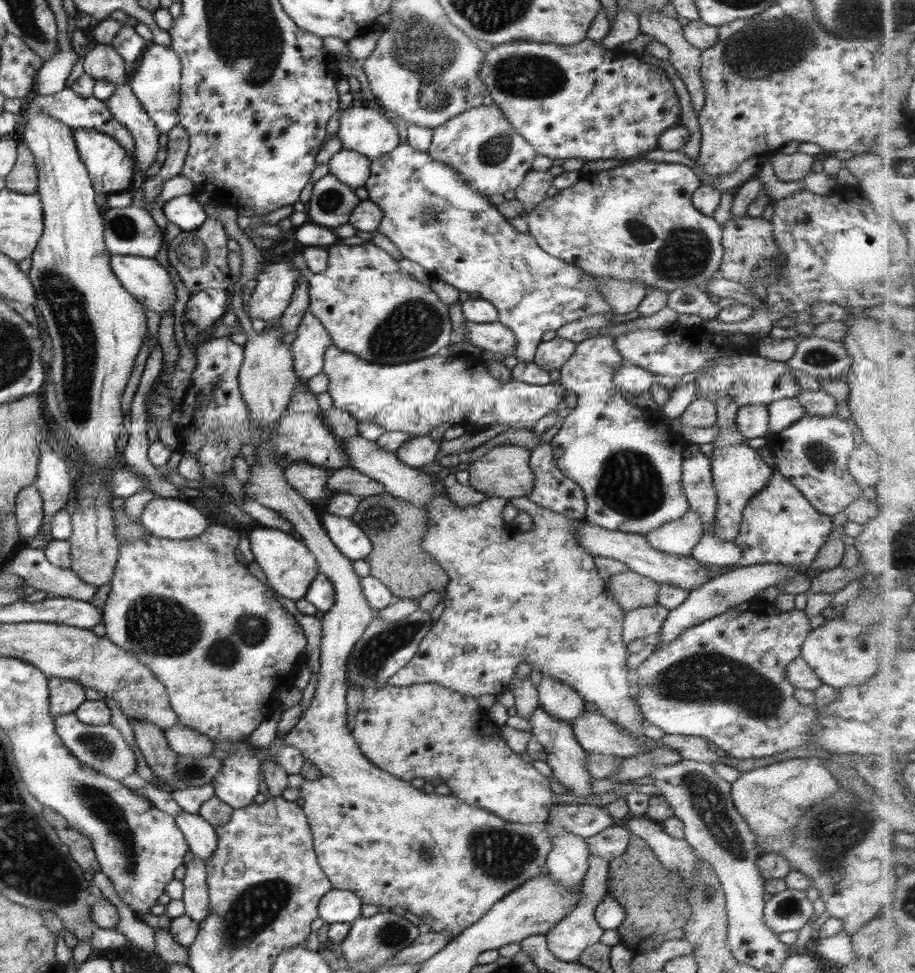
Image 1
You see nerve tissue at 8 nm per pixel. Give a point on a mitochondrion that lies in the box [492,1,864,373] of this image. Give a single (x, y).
(754, 52)

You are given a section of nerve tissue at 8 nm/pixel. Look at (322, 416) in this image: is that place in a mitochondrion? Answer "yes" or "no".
no

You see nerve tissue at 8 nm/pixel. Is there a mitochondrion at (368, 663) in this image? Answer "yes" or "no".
yes

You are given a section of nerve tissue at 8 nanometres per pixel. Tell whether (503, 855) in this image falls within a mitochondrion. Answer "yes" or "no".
yes

